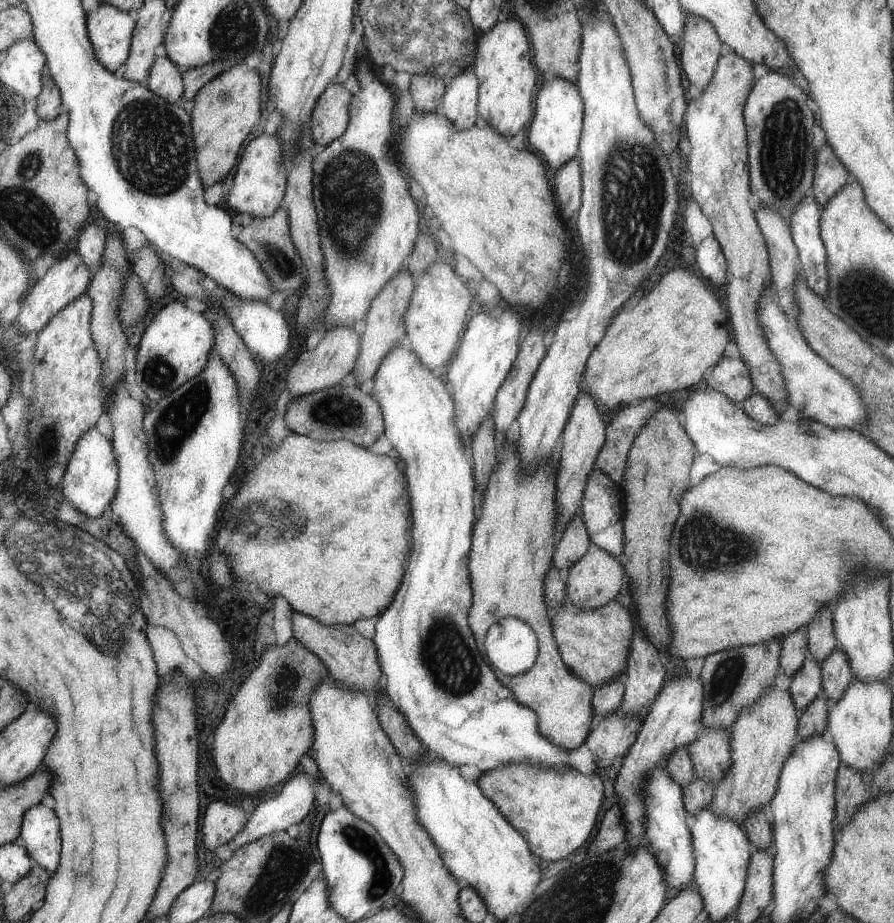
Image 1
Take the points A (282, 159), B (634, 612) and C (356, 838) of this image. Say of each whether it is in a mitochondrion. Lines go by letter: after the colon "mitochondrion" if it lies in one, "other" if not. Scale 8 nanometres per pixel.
A: other
B: other
C: mitochondrion

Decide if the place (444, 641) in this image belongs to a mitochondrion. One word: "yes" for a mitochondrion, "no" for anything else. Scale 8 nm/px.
yes

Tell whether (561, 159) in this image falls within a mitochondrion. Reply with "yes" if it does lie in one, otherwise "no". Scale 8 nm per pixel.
no

